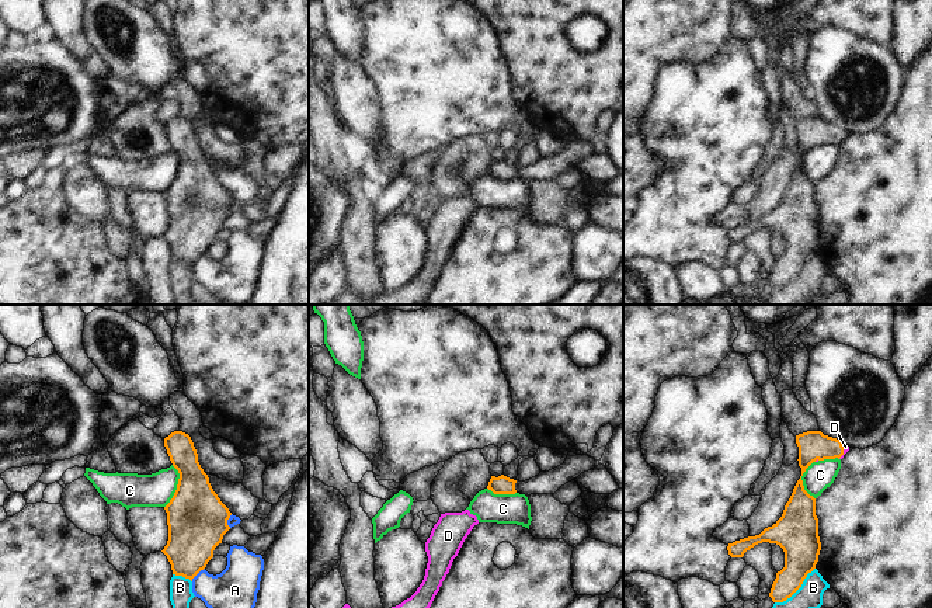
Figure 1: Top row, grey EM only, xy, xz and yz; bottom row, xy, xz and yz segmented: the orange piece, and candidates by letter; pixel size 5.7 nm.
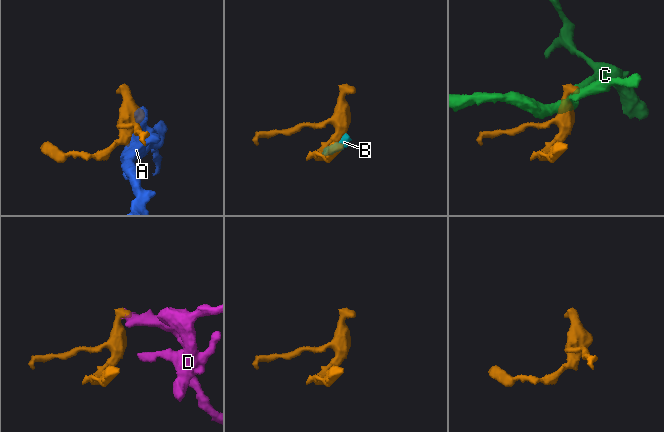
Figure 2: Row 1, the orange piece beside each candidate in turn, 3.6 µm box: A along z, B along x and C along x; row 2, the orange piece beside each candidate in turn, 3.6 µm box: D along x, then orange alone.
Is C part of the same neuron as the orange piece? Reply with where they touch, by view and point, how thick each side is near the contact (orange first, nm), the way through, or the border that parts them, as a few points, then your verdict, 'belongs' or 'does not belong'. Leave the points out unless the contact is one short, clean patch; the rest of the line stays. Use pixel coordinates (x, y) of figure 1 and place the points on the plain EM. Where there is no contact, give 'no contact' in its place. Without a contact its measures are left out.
contact xy (177, 172); calibres 340 and 190 nm; border xy (173, 150), (178, 159), (178, 169), (173, 183), (164, 193); does not belong

